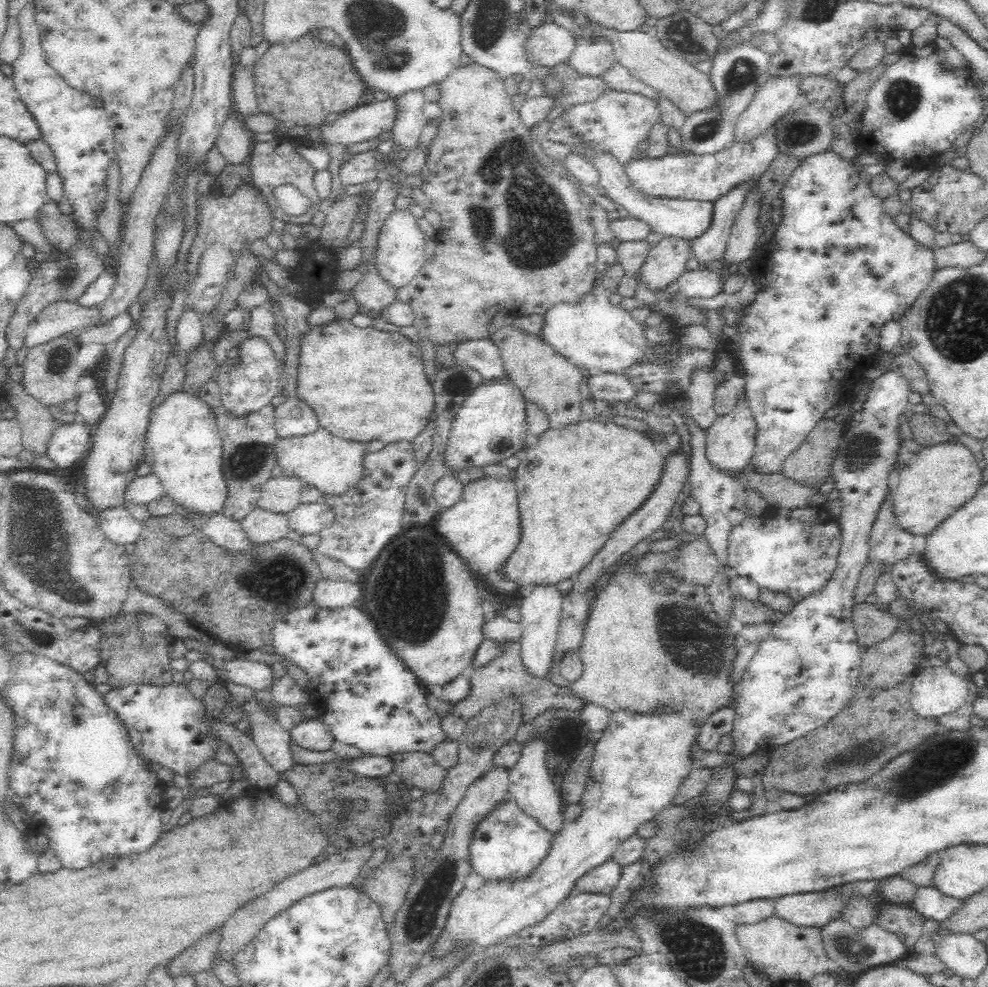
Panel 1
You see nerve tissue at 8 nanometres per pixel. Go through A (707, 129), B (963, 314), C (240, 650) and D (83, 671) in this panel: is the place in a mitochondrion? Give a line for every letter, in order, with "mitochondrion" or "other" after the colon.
A: mitochondrion
B: mitochondrion
C: other
D: other

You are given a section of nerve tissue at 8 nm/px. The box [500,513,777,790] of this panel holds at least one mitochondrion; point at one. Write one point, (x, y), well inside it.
(696, 645)

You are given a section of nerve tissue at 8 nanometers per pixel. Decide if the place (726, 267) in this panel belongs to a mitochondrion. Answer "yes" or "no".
no

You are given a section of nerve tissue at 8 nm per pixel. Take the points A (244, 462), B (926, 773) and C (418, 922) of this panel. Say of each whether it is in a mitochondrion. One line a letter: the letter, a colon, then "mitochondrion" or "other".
A: mitochondrion
B: mitochondrion
C: mitochondrion

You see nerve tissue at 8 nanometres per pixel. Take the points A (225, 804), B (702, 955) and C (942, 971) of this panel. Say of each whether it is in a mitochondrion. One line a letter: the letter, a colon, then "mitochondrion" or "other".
A: other
B: mitochondrion
C: other

